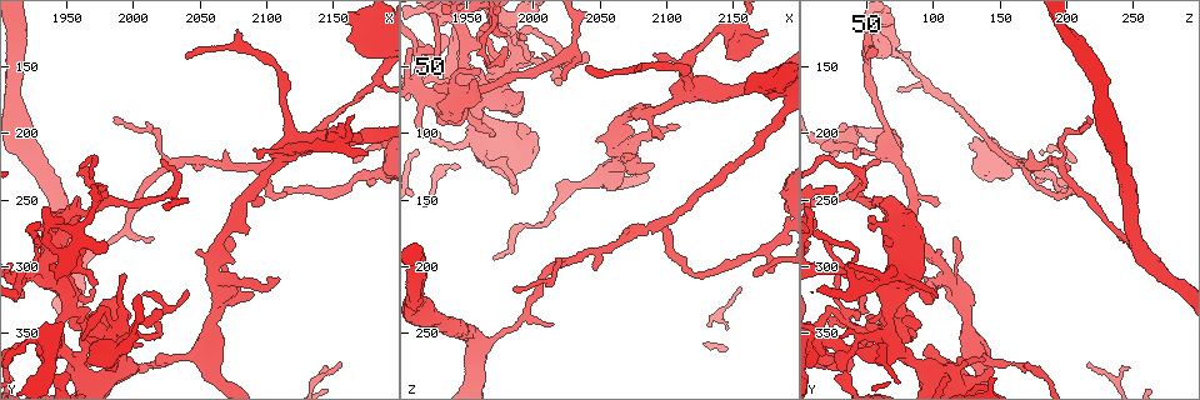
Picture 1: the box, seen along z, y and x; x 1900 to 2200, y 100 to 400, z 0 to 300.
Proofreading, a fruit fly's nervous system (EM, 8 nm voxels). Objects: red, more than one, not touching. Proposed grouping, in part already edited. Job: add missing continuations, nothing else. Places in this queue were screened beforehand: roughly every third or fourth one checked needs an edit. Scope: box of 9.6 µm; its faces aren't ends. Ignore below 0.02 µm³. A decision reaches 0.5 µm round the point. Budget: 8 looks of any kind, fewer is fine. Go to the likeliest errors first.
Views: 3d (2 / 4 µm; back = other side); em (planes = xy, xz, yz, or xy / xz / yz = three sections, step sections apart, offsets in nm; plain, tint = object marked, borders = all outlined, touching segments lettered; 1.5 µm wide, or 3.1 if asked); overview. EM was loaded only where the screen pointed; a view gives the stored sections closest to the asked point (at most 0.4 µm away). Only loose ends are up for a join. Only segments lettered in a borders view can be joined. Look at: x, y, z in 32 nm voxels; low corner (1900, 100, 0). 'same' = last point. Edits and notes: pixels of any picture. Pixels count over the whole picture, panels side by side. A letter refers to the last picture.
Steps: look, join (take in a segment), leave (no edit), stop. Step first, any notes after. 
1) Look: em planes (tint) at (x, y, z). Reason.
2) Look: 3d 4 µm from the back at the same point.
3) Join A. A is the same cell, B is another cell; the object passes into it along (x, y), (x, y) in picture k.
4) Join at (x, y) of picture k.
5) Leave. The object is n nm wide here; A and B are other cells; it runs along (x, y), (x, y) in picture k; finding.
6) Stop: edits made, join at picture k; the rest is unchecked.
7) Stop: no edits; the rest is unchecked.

Look: em planes (plain) at (2176, 218, 26). Free end.

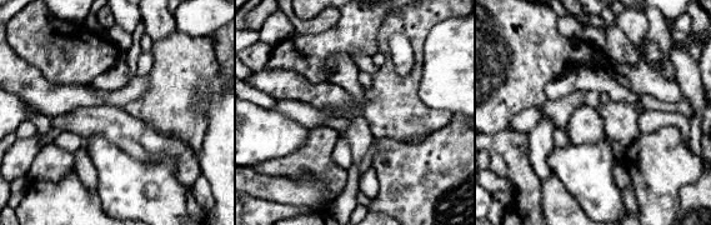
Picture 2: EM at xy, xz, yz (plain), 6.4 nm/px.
Look: em planes (borders) at the same point.

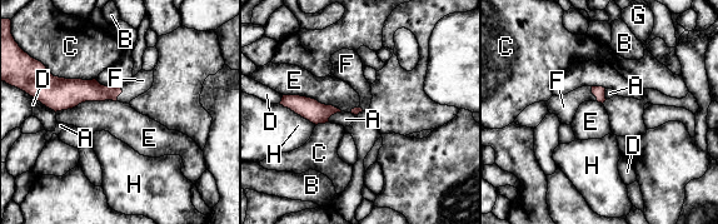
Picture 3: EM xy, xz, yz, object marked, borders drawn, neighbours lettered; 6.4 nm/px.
Join F. F is the same cell, A, B, C, D, E, G and H are other cells; the object passes into it along (81, 90), (120, 93), (143, 80) in picture 3; it goes on there.

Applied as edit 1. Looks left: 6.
Look: overview.

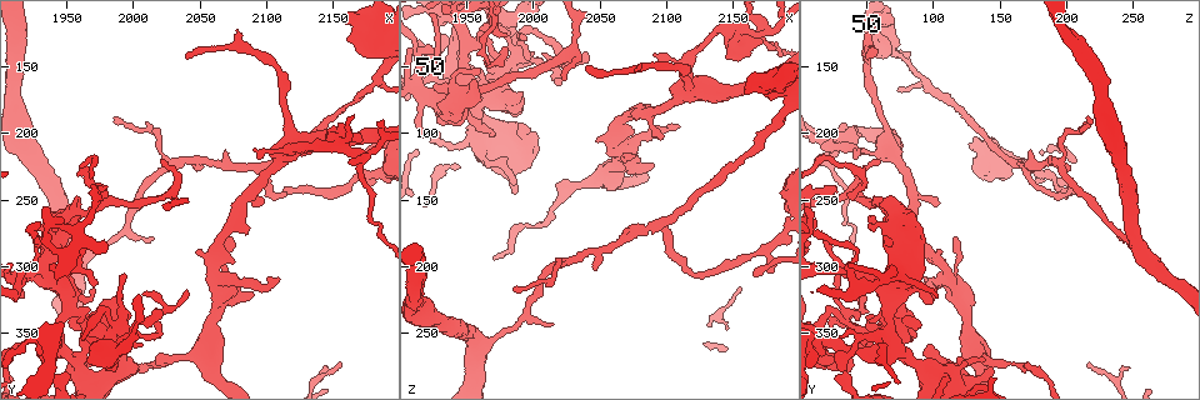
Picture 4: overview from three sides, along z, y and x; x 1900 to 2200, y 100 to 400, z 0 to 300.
Look: 3d 2 µm at (2178, 238, 204). Free end.

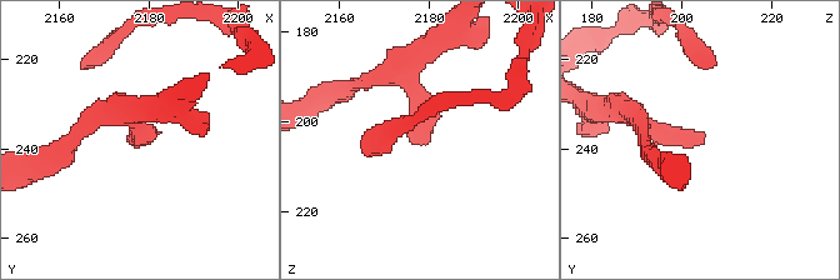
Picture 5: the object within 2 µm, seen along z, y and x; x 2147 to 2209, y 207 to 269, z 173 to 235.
Look: em xy step 4 (tint) at (2177, 239, 205).

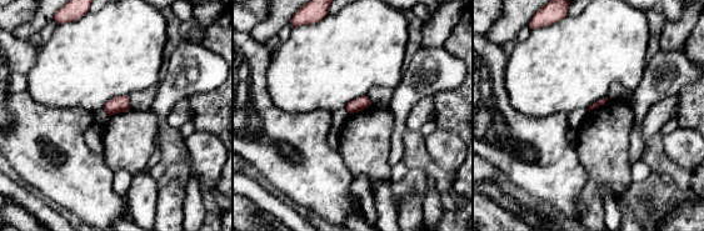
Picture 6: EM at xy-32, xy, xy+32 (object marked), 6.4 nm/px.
Look: em planes (borders) at the same point.

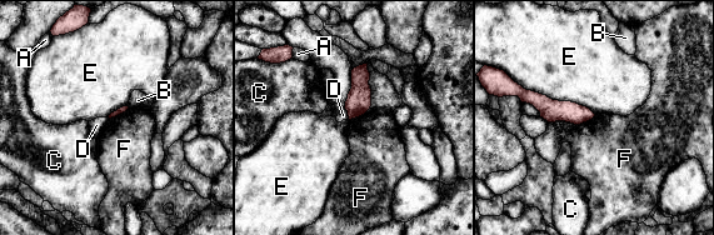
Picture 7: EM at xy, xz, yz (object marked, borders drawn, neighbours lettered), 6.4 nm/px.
Leave. A, B, C, D, E and F are other cells; a border runs along (368, 63), (370, 106), (349, 120) in picture 7; none of them fits.

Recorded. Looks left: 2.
Look: 3d 2 µm at (2040, 144, 54). Thin end.

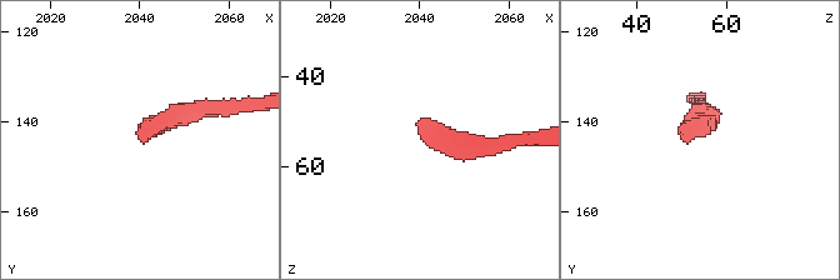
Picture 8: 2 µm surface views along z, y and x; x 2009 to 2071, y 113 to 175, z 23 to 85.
Look: em planes (borders) at (2041, 144, 52). Shape alone is not enough.

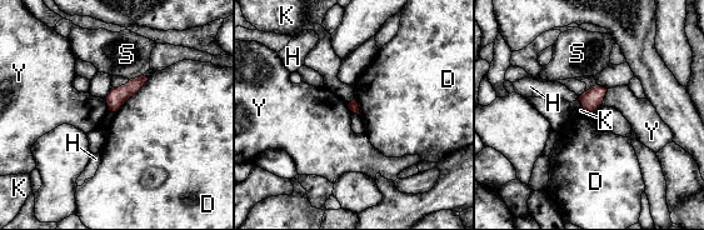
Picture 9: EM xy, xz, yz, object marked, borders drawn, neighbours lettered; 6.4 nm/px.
Leave. The object is 70 nm wide here; D, H, K, S and Y are other cells; a border runs along (149, 78), (115, 113) in picture 9; no lettered segment goes on from it.

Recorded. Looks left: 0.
Stop: edits made, join at picture 3; the rest is unchecked.

